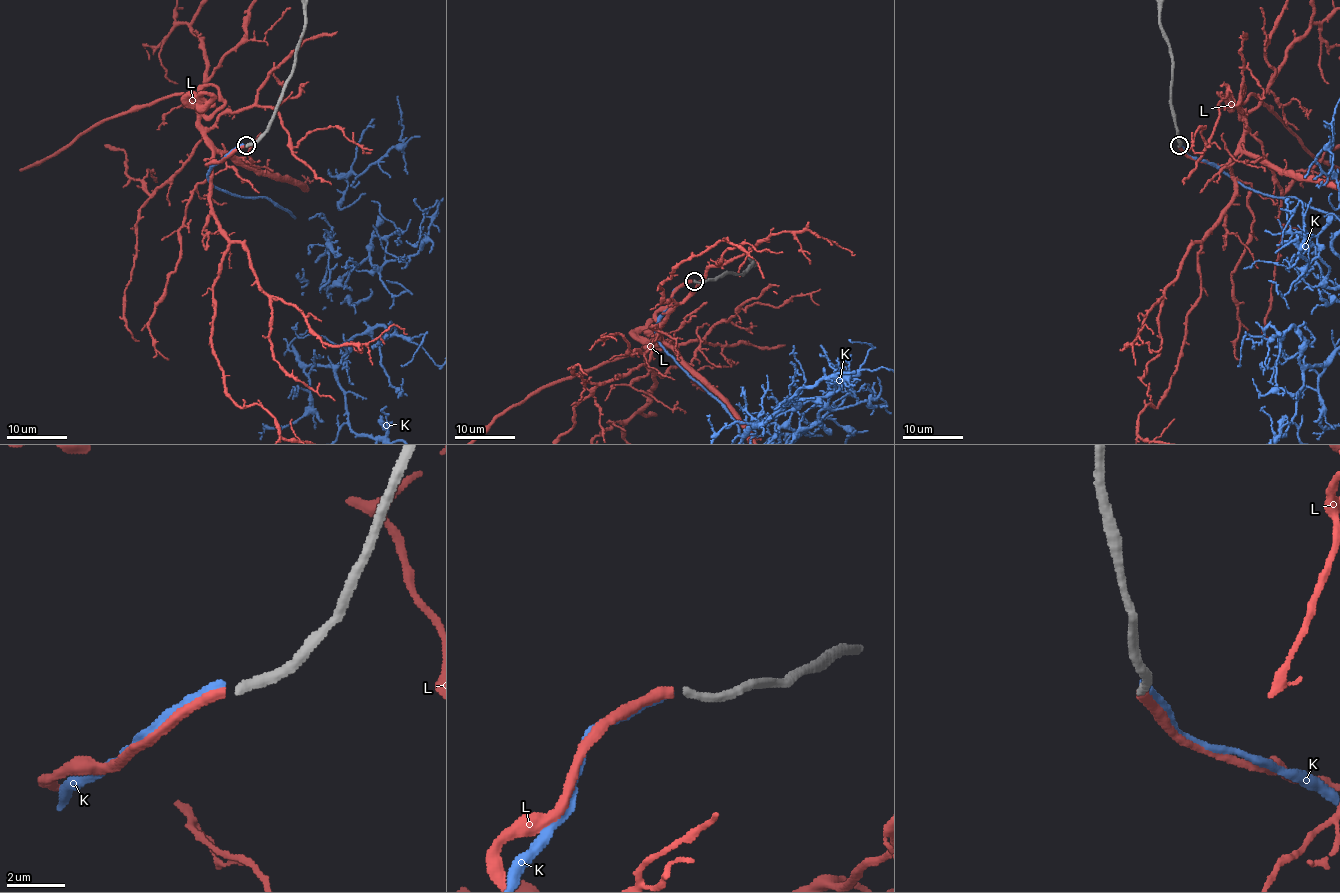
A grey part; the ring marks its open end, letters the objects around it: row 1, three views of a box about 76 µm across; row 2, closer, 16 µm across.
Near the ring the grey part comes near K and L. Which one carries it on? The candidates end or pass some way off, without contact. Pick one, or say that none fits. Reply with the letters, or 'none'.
L

